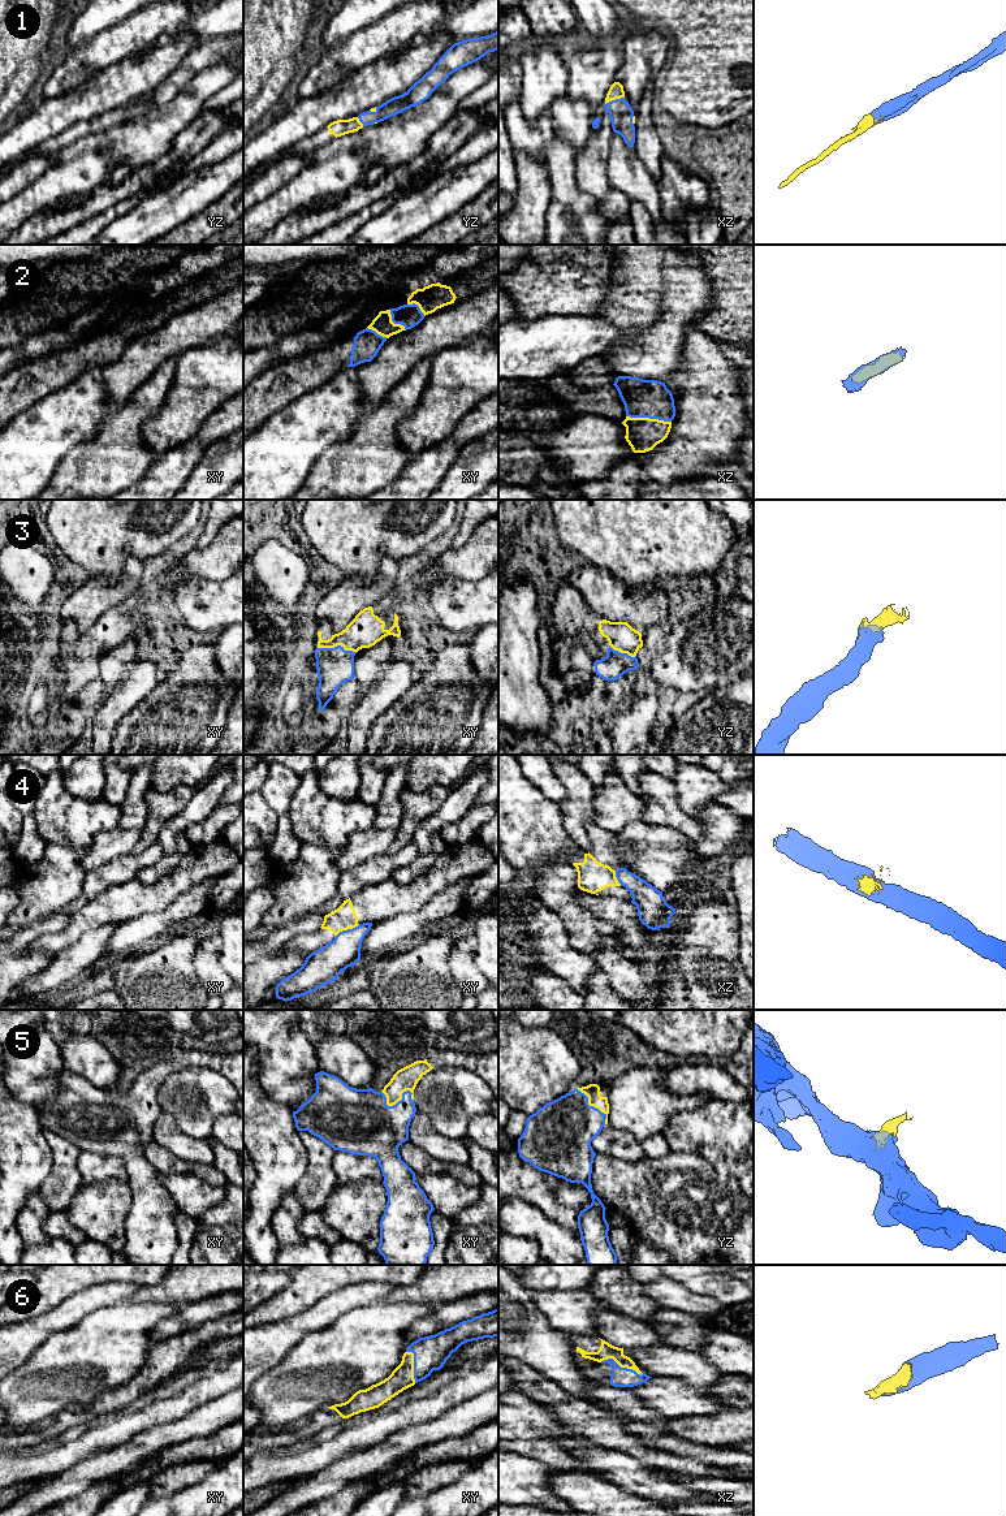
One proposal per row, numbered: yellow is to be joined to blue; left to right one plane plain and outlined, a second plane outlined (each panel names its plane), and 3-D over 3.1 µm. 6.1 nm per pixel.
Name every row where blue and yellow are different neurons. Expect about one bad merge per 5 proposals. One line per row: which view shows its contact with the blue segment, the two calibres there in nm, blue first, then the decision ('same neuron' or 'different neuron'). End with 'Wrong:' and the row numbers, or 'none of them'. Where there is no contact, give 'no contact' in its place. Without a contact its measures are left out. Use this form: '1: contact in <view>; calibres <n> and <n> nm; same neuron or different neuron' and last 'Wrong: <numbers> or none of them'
1: contact in xz; calibres 150 and 90 nm; same neuron
2: contact in xz; calibres 240 and 200 nm; same neuron
3: contact in xy; calibres 220 and 200 nm; same neuron
4: contact in xy; calibres 200 and 150 nm; different neuron
5: contact in xy; calibres 360 and 140 nm; same neuron
6: contact in xz; calibres 130 and 100 nm; same neuron
Wrong: 4

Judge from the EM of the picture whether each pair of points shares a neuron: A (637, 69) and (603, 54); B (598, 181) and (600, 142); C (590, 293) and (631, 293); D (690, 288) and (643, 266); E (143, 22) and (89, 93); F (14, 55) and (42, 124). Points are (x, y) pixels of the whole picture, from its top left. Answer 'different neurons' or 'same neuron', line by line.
A: different neurons
B: same neuron
C: different neurons
D: different neurons
E: different neurons
F: different neurons

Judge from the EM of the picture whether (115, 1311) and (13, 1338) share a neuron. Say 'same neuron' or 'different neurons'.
different neurons

